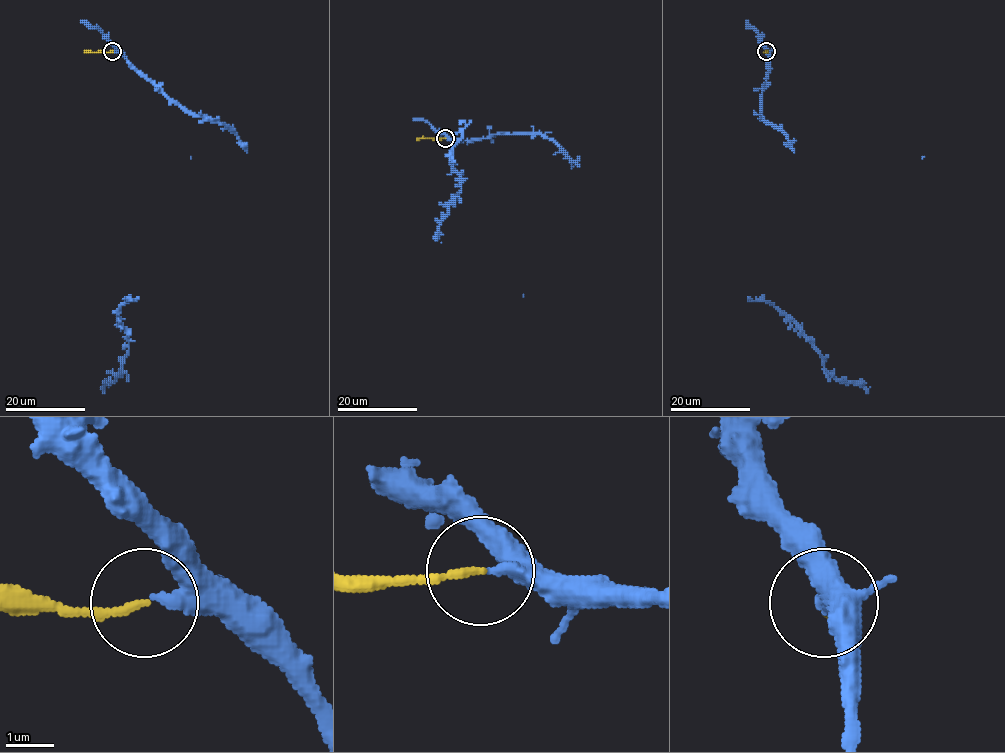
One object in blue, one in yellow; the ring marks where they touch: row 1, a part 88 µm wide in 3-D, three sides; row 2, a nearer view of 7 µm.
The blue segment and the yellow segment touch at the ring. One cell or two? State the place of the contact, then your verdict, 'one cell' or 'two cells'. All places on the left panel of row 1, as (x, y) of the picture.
(112, 51) | two cells

